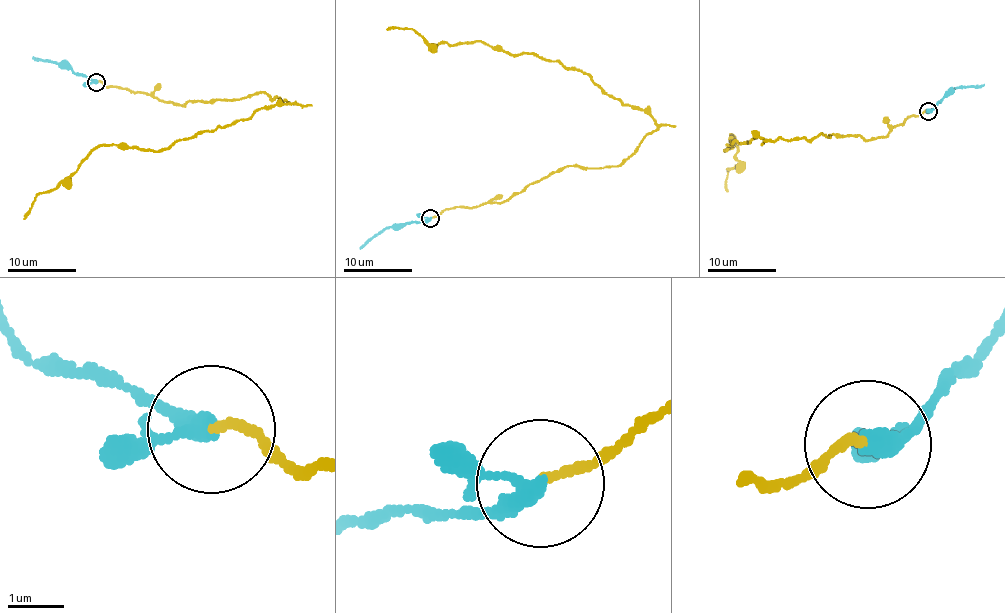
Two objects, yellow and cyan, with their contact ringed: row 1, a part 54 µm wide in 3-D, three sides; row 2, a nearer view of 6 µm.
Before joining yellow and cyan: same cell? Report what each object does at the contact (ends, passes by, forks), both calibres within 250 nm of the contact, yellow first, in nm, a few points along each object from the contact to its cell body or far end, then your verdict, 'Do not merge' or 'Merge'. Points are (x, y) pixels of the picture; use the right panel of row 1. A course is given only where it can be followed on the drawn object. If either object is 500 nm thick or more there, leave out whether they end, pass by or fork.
At the ring yellow ends. At the ring cyan passes by. Thickness 150 nm (yellow) against 240 nm. Course of yellow: (928, 110), (867, 140), (757, 135), (724, 150), (732, 134), (740, 161), (727, 168), (728, 191). Course of cyan: (928, 110), (956, 87), (984, 84). Merge

